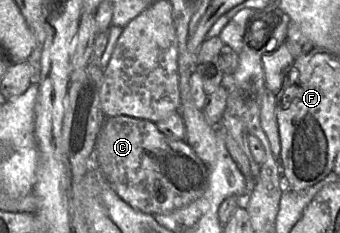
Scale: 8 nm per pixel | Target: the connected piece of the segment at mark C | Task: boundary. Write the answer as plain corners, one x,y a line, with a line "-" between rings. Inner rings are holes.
106,117
96,140
94,161
106,183
123,201
153,216
192,203
209,184
208,168
190,145
167,137
156,123
144,119

